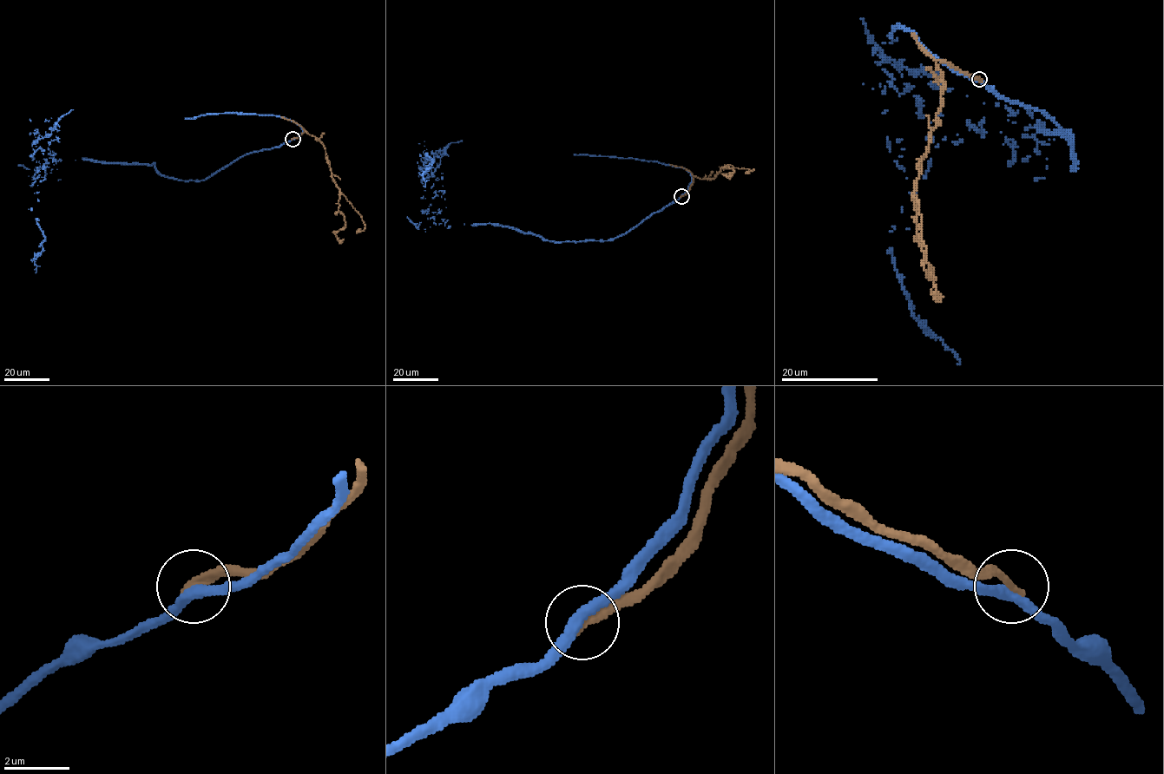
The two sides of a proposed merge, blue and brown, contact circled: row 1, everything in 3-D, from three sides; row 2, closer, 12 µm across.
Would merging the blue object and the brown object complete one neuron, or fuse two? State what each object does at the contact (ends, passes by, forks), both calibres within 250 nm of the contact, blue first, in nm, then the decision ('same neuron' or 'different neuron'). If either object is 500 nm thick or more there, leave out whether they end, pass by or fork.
blue passes by; brown ends there; 320 nm thick on the blue side, 300 nm on the other; different neuron

